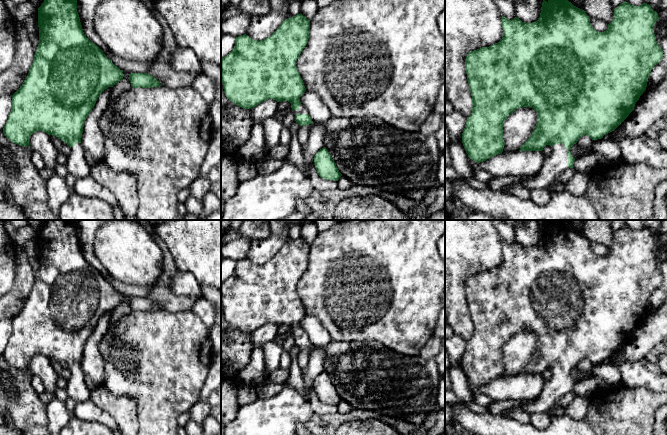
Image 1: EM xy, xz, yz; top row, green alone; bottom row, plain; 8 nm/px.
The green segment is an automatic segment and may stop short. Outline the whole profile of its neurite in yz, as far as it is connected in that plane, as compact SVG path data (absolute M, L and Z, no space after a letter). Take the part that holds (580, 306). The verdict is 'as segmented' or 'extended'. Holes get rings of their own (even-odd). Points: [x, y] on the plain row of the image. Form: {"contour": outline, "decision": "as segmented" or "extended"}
{"contour": "M564 220L543 224L540 241L532 247L522 246L518 241L509 244L502 240L502 263L492 270L469 276L465 283L473 328L462 357L462 367L468 381L480 387L502 378L505 370L504 345L518 332L532 331L537 336L537 348L519 375L542 375L546 369L550 369L552 377L546 381L537 399L519 408L529 414L548 412L556 401L573 392L575 382L570 374L580 361L588 359L592 364L601 363L614 355L634 334L636 326L646 314L651 294L663 282L663 275L654 258L658 243L658 237L649 228L634 230L624 225L614 233L613 244L607 254L598 256L592 251L585 235Z", "decision": "extended"}

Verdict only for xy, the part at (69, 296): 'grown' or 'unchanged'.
grown

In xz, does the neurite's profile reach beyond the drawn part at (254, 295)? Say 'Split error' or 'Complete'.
Split error

